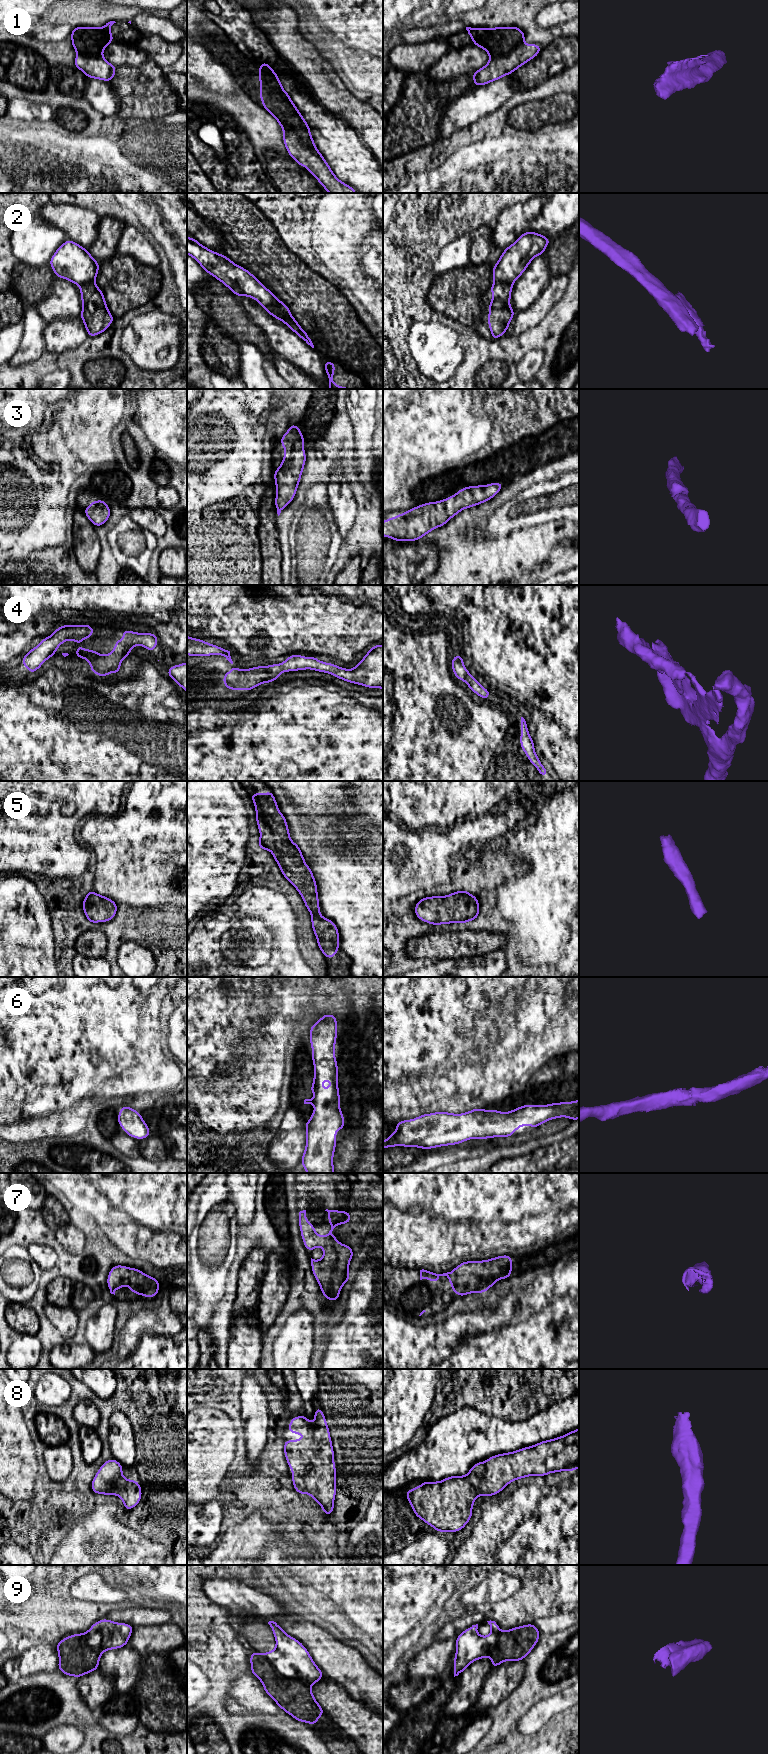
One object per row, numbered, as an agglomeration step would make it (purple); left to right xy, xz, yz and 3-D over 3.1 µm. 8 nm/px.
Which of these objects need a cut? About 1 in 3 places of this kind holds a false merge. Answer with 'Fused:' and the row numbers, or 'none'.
Fused: 1, 2, 9

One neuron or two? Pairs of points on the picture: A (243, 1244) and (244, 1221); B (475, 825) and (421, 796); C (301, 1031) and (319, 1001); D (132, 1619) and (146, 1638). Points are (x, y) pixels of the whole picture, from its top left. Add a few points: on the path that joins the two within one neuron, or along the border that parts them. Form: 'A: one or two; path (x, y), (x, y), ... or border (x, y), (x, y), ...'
A: two; border (237, 1228), (238, 1231)
B: two; border (487, 813), (481, 816), (467, 817), (458, 823)
C: two; border (294, 1024), (292, 1033), (289, 1036)
D: two; border (160, 1623), (134, 1627)

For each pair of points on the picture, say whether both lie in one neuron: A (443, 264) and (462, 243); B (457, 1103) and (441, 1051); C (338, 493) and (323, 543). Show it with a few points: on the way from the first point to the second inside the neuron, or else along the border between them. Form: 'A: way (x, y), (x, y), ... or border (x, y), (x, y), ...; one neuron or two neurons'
A: way (448, 259), (460, 248); one neuron
B: border (451, 1095), (446, 1098); two neurons
C: border (328, 493), (329, 513), (341, 537); two neurons

